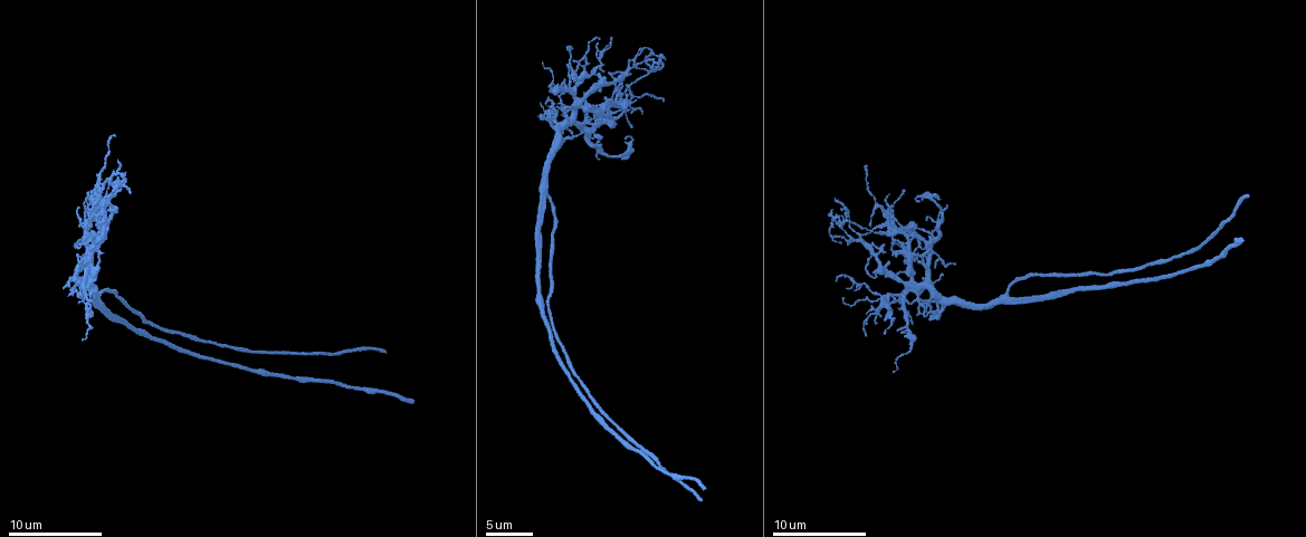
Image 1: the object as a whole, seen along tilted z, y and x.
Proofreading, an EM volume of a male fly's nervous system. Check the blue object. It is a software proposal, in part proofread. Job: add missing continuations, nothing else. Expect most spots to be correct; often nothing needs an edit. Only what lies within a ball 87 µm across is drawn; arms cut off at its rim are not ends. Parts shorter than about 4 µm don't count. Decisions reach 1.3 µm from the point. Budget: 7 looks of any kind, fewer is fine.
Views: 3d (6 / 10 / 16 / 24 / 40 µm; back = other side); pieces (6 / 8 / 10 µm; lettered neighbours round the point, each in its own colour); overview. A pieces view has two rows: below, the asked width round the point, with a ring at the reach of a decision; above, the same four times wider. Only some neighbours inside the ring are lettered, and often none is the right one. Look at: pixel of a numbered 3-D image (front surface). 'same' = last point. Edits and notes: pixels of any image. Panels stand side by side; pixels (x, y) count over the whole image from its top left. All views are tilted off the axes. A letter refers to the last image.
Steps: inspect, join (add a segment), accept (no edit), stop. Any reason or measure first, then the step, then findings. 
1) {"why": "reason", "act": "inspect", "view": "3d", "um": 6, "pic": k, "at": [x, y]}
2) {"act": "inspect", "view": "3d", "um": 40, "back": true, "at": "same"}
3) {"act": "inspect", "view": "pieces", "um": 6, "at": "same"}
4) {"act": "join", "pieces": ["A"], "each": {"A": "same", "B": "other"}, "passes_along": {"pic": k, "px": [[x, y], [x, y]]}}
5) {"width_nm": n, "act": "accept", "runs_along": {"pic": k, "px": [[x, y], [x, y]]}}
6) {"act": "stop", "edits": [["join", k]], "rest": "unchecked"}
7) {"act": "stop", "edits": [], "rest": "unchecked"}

{"why": "branch stops here", "act": "inspect", "view": "pieces", "um": 8, "pic": 1, "at": [116, 163]}

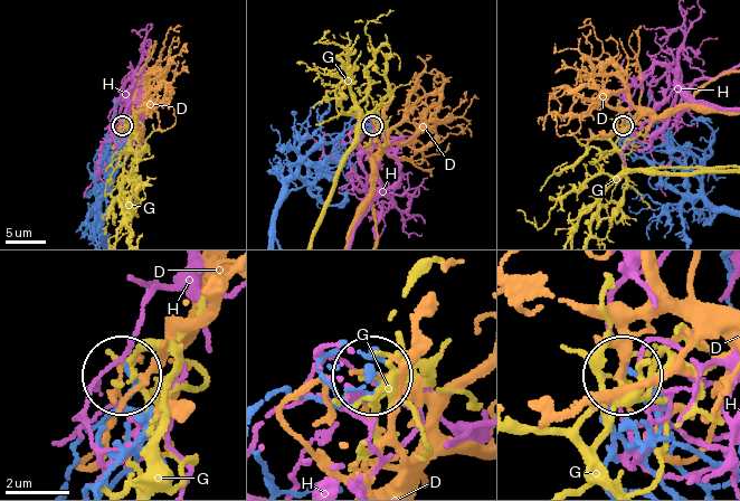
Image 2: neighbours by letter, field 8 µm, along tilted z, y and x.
{"act": "accept", "each": {"D": "other", "G": "other", "H": "other"}, "found": "no lettered segment goes on from it"}

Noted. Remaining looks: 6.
{"why": "thin end", "act": "inspect", "view": "3d", "um": 10, "pic": 1, "at": [629, 137]}

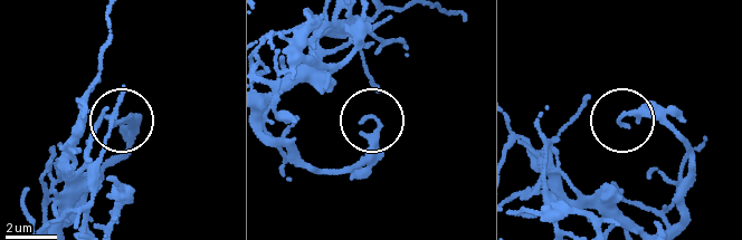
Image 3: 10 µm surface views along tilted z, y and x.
{"act": "inspect", "view": "pieces", "um": 8, "pic": 3, "at": [368, 117]}

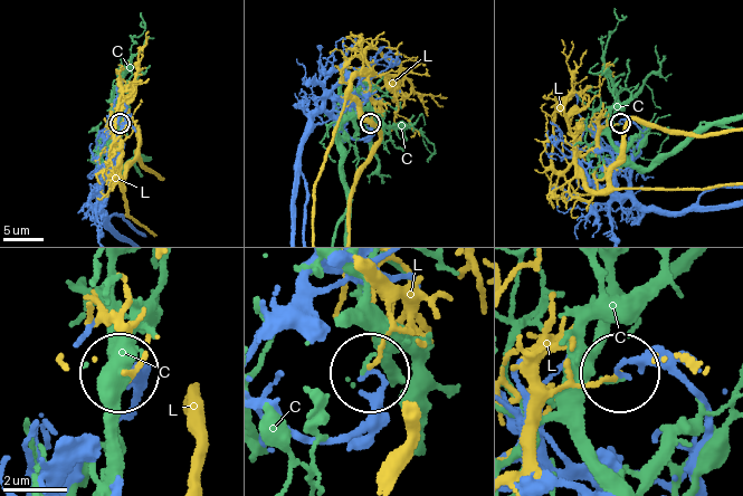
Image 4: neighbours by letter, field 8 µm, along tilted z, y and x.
{"width_nm": 150, "act": "accept", "each": {"C": "other", "L": "other"}, "found": "no lettered segment goes on from it"}

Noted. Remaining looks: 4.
{"why": "branch stops here", "act": "inspect", "view": "pieces", "um": 6, "pic": 1, "at": [541, 115]}

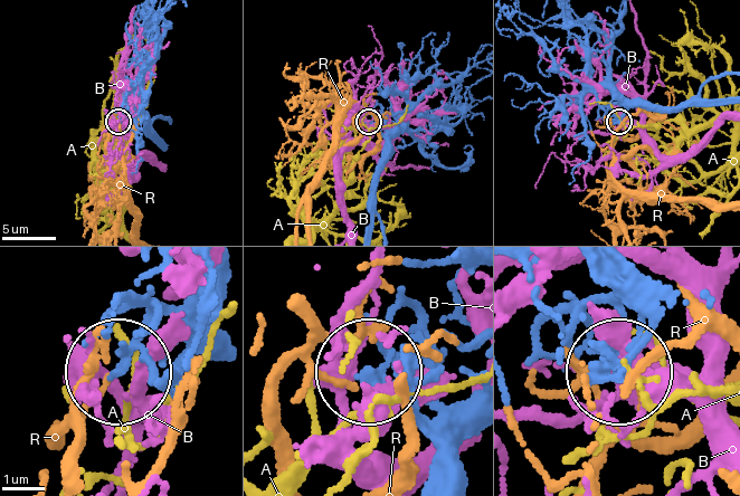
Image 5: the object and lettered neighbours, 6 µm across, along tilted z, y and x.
{"width_nm": 130, "act": "accept", "each": {"A": "other", "B": "other", "R": "other"}, "runs_along": {"pic": 5, "px": [[426, 474], [439, 445], [435, 418], [375, 369]]}, "found": "none of them fits"}

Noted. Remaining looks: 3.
{"act": "inspect", "view": "pieces", "um": 10, "pic": 1, "at": [931, 239]}

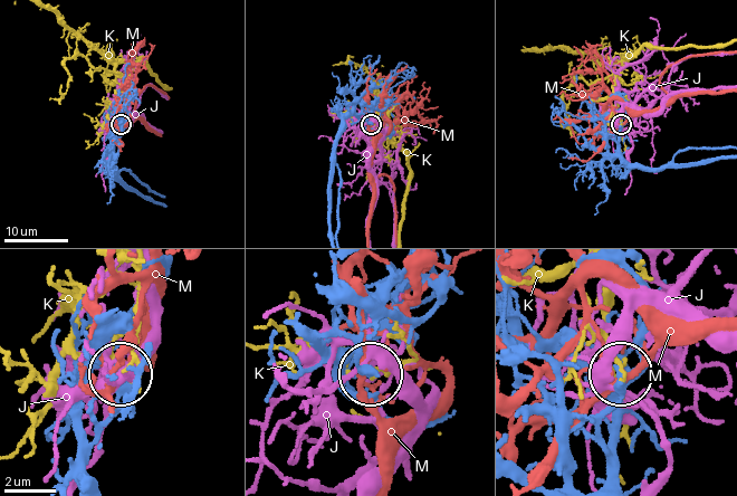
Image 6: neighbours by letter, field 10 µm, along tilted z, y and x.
{"act": "accept", "each": {"J": "other", "K": "other", "M": "other"}, "found": "none of them fits"}

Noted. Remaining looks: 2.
{"act": "stop", "edits": [], "rest": "unchecked"}

